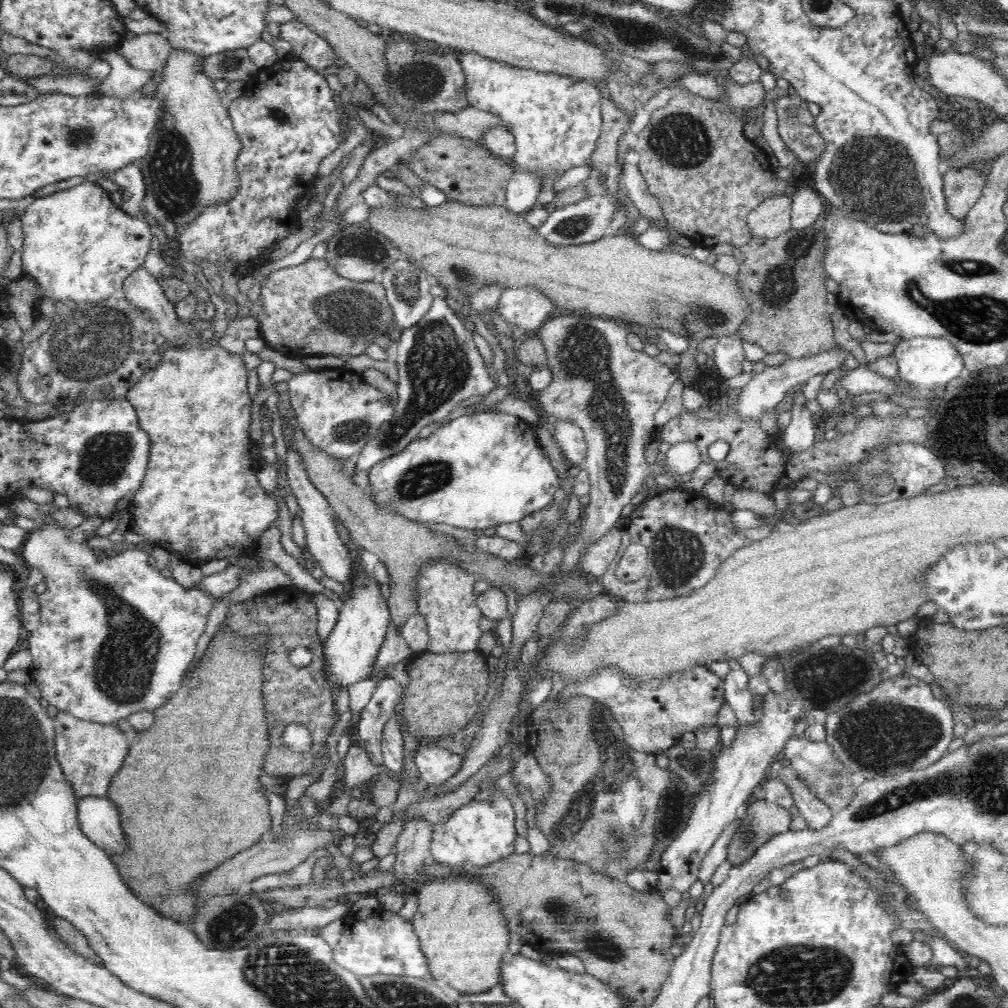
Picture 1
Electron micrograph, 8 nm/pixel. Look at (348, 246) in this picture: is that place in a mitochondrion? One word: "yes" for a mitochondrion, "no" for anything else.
yes

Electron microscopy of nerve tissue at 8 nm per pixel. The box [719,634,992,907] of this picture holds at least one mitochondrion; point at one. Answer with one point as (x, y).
(876, 735)

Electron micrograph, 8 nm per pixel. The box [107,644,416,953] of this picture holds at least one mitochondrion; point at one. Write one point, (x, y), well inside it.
(233, 925)

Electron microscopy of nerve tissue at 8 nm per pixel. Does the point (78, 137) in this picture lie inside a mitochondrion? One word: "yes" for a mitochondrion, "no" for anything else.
yes

